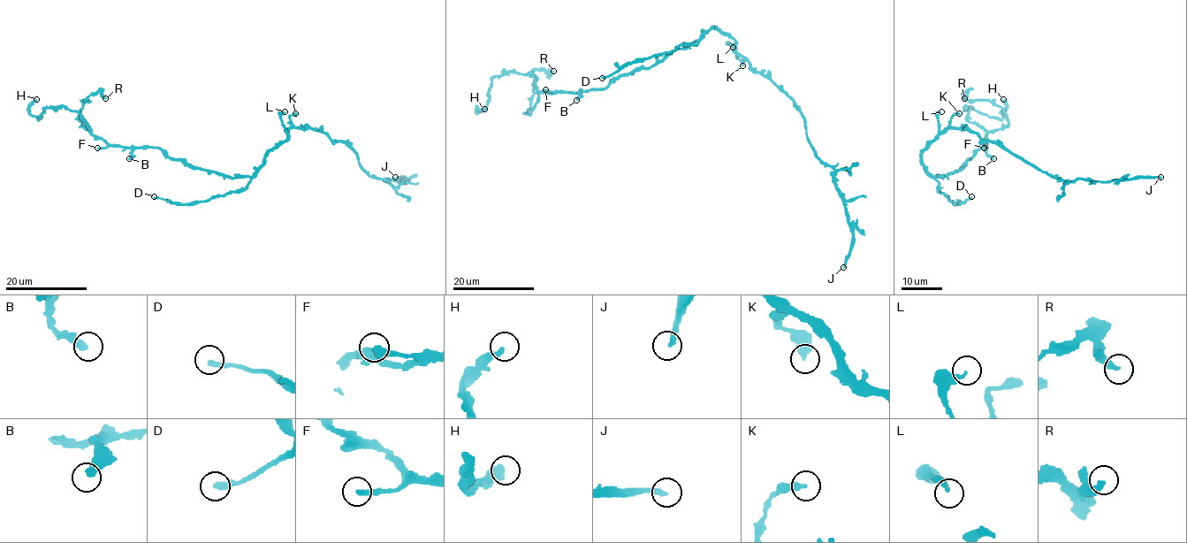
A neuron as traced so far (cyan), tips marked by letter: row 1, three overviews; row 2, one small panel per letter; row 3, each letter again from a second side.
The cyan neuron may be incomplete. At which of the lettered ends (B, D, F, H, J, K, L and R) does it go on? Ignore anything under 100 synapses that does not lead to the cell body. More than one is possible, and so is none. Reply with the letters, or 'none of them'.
D, J

